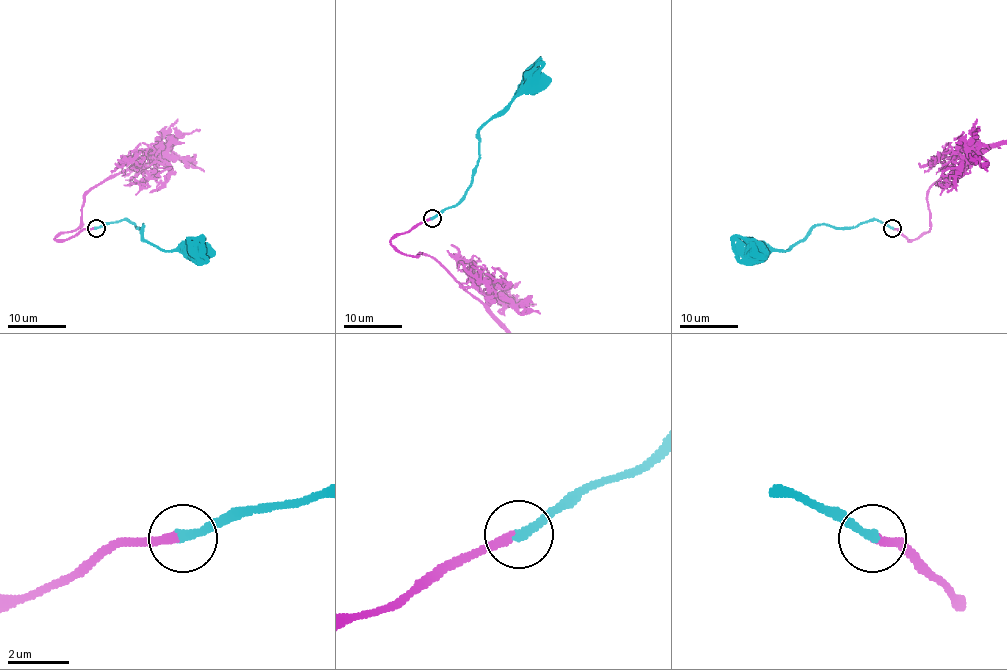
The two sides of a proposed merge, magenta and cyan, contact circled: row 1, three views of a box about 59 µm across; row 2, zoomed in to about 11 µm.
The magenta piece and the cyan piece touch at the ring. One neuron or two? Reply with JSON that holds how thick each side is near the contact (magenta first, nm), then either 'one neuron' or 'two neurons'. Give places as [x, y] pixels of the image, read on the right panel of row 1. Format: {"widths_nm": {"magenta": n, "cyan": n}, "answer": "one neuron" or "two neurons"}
{"widths_nm": {"magenta": 280, "cyan": 320}, "answer": "one neuron"}

